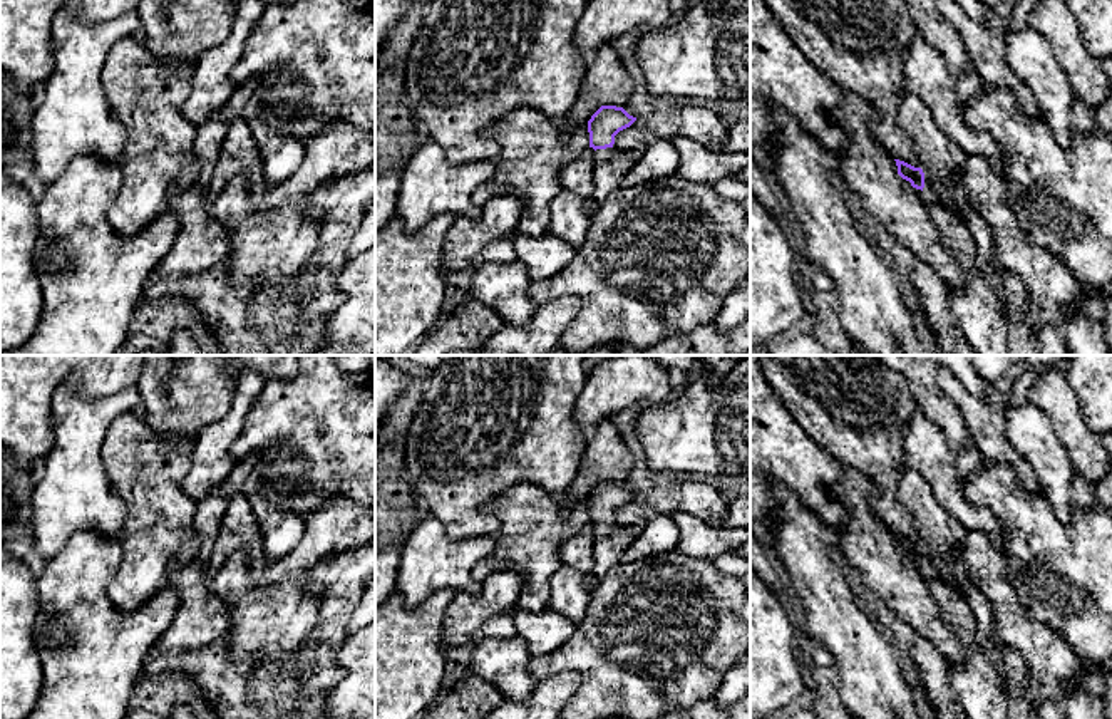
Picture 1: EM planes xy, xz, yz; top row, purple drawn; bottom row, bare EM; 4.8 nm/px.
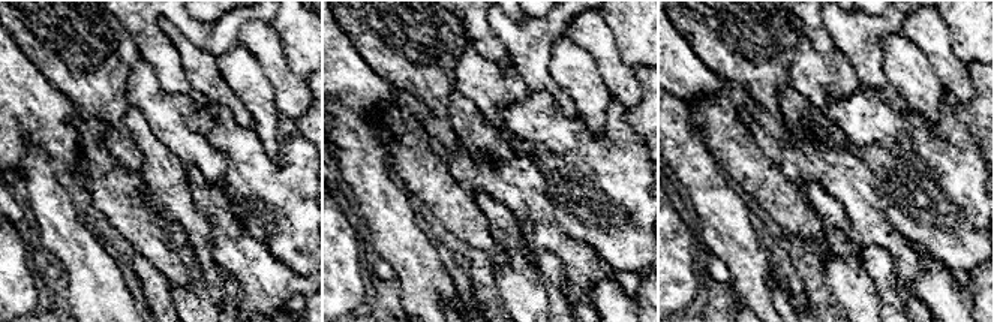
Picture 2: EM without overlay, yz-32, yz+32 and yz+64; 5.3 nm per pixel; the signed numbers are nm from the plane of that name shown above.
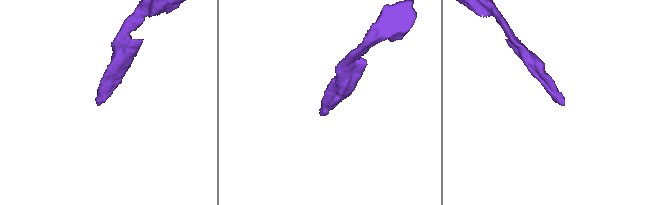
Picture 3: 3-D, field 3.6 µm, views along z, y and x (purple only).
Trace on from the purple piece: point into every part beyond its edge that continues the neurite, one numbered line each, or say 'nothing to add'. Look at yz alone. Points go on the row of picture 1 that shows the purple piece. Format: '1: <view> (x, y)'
1: yz (1050, 287)

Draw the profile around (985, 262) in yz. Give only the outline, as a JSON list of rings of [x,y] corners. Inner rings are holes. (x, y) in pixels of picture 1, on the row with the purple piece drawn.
[[[941,201],[941,204],[965,221],[976,246],[976,256],[971,266],[975,266],[988,280],[998,298],[1005,300],[1005,288],[998,272],[1000,263],[993,255],[993,231],[990,225],[976,209],[965,209],[953,201]]]

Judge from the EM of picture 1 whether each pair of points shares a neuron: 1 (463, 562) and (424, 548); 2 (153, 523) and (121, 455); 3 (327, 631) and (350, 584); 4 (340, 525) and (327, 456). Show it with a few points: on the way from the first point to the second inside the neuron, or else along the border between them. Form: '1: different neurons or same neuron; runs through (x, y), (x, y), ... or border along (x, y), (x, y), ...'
1: same neuron; runs through (453, 562), (437, 562), (434, 558)
2: same neuron; runs through (153, 506), (153, 488), (138, 471)
3: same neuron; runs through (332, 619), (344, 595)
4: different neurons; border along (357, 501), (347, 496), (332, 496), (305, 518)

